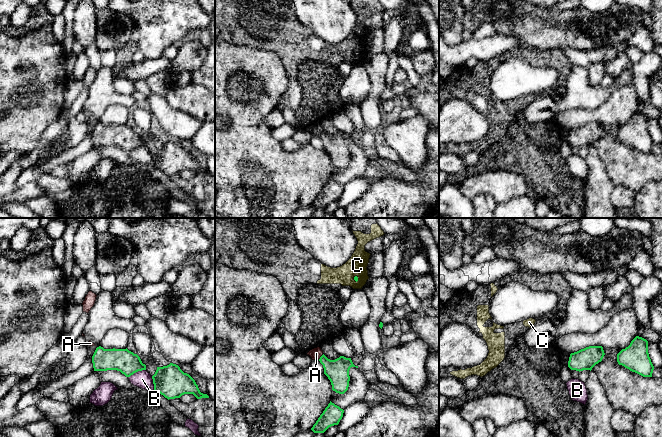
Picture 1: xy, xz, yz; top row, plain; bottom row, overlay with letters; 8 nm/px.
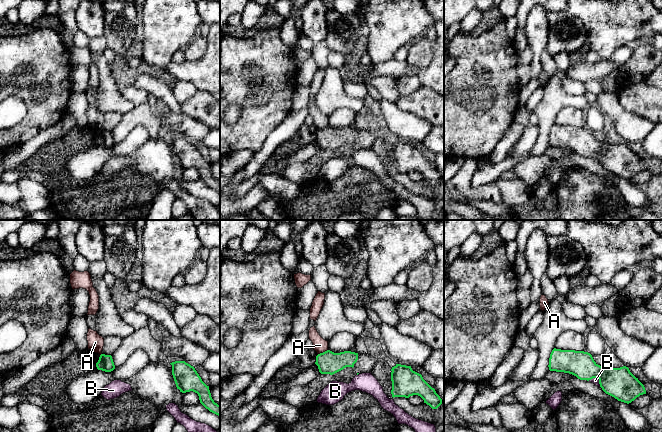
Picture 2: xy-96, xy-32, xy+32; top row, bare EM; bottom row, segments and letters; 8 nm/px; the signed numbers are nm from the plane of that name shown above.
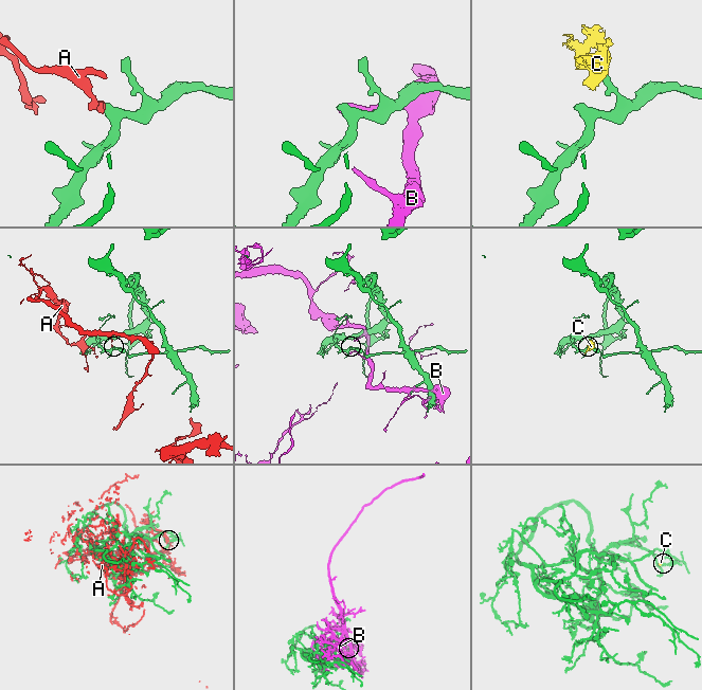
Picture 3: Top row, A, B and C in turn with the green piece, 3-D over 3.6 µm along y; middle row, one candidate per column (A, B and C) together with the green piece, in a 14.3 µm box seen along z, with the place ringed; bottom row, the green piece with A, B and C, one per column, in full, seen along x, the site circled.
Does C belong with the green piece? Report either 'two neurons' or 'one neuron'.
two neurons

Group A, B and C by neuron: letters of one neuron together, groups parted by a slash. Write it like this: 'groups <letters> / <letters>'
groups A / B / C

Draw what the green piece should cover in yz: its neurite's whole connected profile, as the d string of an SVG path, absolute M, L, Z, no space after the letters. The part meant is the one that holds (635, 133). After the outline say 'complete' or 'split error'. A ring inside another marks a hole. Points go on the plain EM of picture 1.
M636 112L628 123L617 130L617 138L643 153L652 153L654 142L648 129L648 117Z | complete

